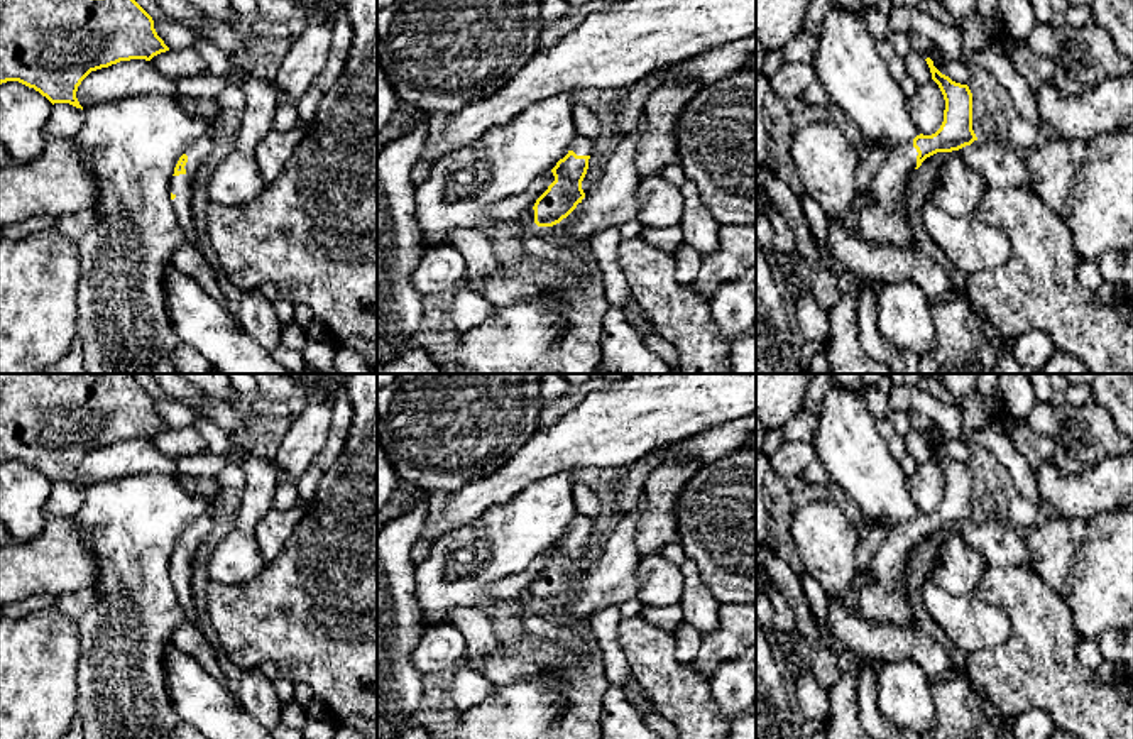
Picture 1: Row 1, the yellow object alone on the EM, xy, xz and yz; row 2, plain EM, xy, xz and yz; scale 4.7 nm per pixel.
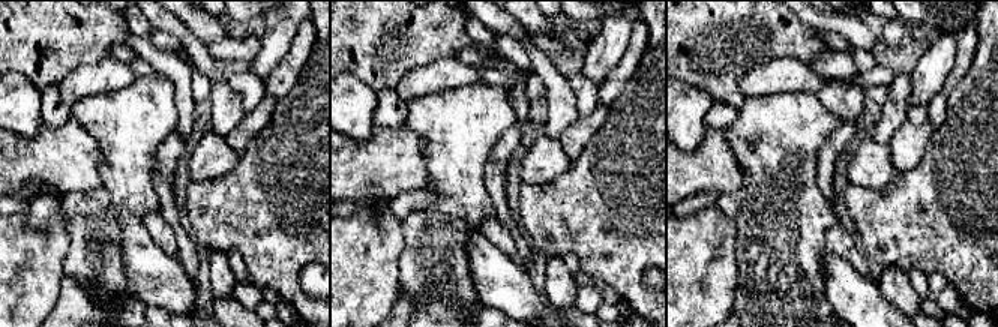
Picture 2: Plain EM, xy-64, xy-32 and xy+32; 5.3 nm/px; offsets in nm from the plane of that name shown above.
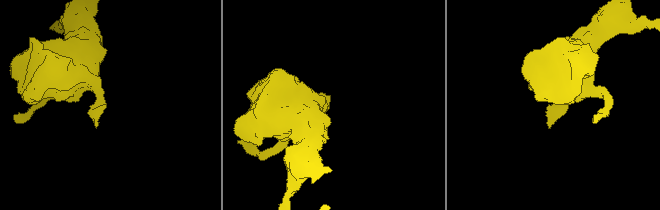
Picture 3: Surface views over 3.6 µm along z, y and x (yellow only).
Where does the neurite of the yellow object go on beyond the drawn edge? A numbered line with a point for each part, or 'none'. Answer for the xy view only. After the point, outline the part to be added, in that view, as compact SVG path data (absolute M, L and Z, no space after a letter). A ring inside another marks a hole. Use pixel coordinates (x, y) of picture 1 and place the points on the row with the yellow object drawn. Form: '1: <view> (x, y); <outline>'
1: xy (200, 151); M210 134L201 135L194 144L184 152L188 162L184 166L186 172L171 178L169 189L176 196L172 201L172 210L183 227L189 244L198 247L198 232L193 223L191 211L191 186L200 167L210 159L213 151L213 140Z

